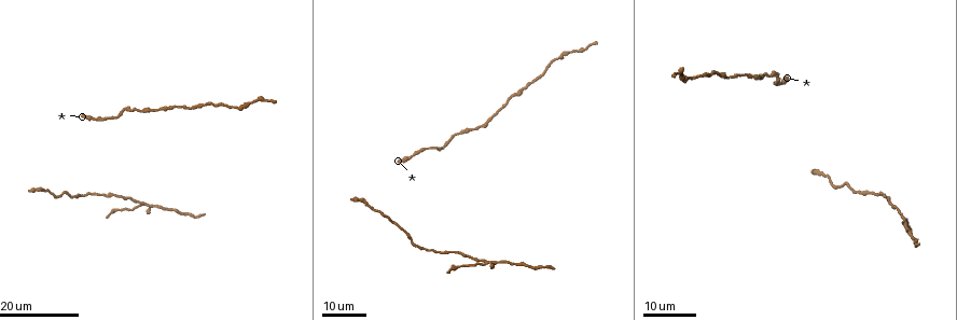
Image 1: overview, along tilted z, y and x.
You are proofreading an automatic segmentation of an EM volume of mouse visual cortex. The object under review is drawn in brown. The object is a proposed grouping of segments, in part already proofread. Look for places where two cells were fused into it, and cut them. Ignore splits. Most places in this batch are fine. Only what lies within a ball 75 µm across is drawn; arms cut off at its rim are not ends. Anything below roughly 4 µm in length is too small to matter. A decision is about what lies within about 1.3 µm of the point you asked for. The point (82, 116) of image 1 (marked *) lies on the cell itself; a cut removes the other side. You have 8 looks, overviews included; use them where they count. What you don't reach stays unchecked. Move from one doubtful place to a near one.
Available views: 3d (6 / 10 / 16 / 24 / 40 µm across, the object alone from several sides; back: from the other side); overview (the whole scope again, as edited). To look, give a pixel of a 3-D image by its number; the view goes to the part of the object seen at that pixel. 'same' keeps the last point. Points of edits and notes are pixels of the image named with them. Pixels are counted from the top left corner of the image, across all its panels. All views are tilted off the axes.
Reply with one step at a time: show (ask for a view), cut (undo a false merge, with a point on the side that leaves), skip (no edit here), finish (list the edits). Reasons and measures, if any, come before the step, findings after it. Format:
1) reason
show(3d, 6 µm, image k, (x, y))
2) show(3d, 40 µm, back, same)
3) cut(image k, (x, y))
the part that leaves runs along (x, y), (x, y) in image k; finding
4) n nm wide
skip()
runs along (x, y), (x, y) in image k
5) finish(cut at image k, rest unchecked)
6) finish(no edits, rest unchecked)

thick turns thin
show(3d, 24 µm, image 1, (221, 103))

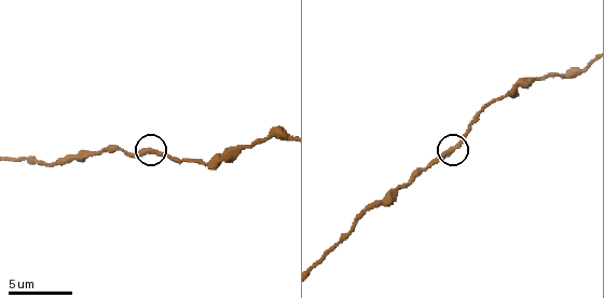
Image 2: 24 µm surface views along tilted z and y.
show(3d, 10 µm, image 2, (152, 151))

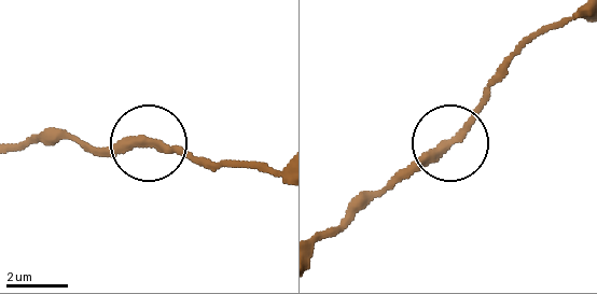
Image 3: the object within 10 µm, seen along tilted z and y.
skip()
runs along (322, 241), (436, 159), (495, 84) in image 3; one cell here

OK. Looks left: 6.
arms run side by side
show(3d, 6 µm, image 2, (510, 95))

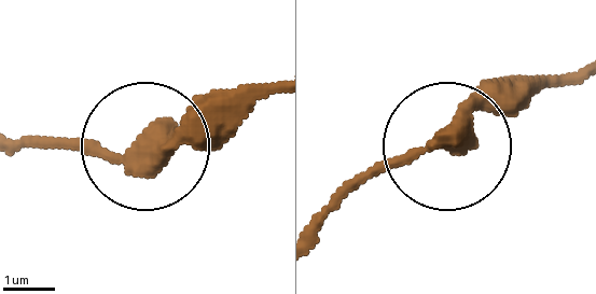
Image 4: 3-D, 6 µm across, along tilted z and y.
skip()
all the same cell

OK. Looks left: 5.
a narrow waist
show(3d, 24 µm, image 1, (131, 199))

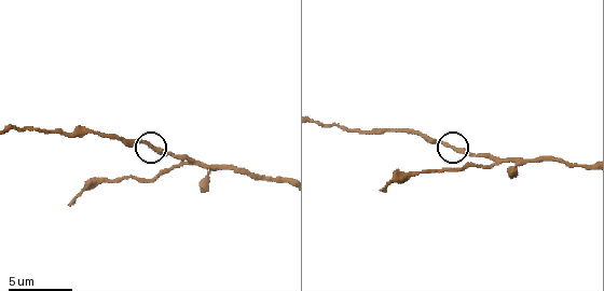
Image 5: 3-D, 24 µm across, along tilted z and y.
show(3d, 6 µm, image 5, (147, 143))

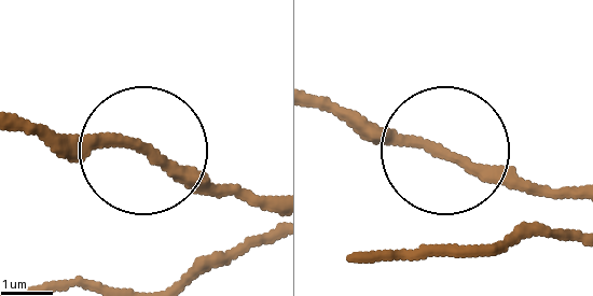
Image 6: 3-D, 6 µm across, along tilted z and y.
skip()
runs along (312, 99), (561, 194) in image 6; one cell here

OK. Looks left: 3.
finish(no edits, rest unchecked)

